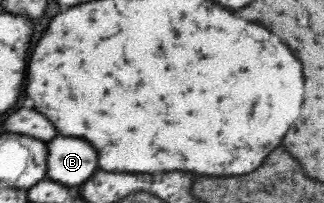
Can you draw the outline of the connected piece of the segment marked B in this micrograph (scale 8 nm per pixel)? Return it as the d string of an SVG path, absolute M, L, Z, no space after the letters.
M56 137L48 149L48 173L54 181L74 187L86 183L98 171L98 151L84 139Z

